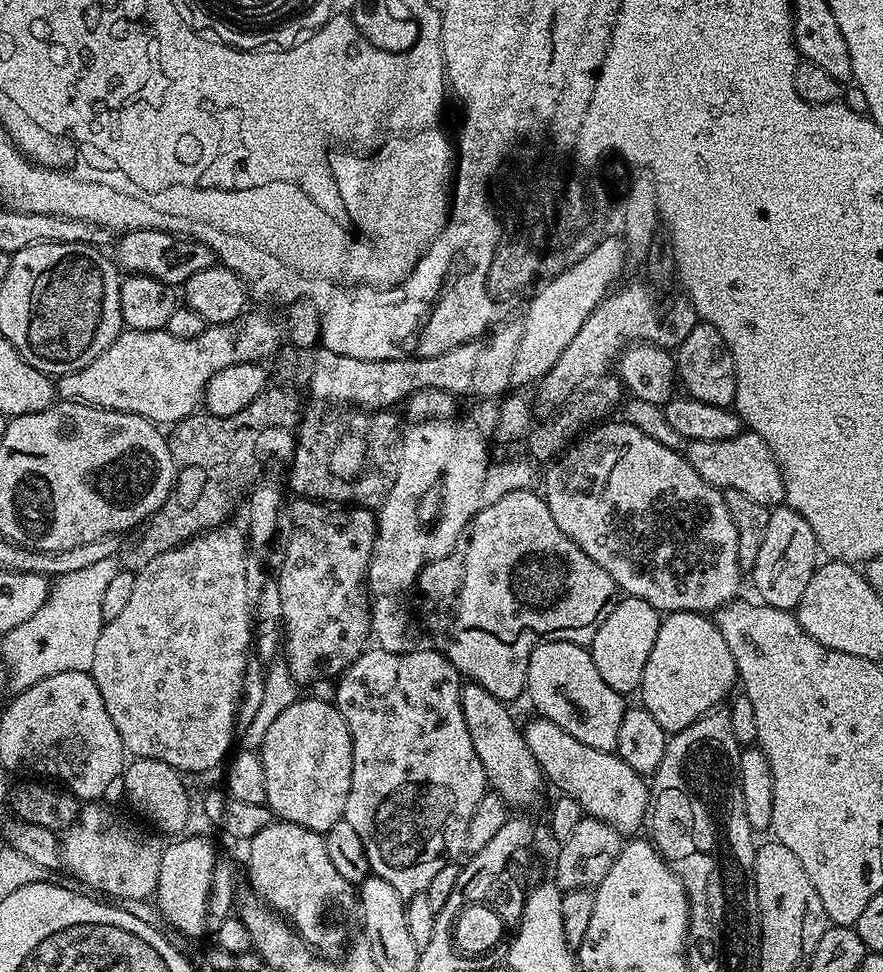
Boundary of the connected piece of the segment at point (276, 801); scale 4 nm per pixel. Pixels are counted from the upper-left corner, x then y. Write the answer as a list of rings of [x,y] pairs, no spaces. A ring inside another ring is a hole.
[[[298,698],[271,724],[258,751],[266,770],[266,803],[272,809],[273,817],[321,834],[344,819],[346,794],[350,794],[352,777],[352,739],[335,703]]]

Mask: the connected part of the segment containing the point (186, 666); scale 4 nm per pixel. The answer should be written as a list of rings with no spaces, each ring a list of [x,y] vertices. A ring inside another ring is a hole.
[[[228,522],[219,528],[200,533],[174,550],[166,550],[166,554],[158,554],[158,558],[152,559],[136,573],[134,590],[126,606],[118,613],[118,618],[107,621],[98,634],[98,646],[94,646],[94,666],[90,673],[102,694],[102,702],[106,702],[106,714],[110,714],[110,722],[114,722],[114,727],[122,738],[125,753],[136,758],[158,759],[176,768],[181,774],[203,774],[206,770],[220,768],[225,763],[238,737],[246,730],[246,726],[250,726],[250,722],[254,722],[254,713],[262,702],[265,669],[256,656],[252,642],[252,623],[246,610],[246,560],[245,533],[241,529],[239,532],[232,522]]]

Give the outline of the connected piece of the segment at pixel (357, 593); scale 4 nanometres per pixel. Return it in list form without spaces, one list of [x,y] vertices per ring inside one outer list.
[[[296,498],[293,501],[290,504],[290,546],[278,569],[282,594],[282,632],[286,637],[282,648],[285,653],[288,651],[286,663],[292,679],[297,685],[304,686],[323,676],[339,677],[369,647],[372,628],[370,593],[366,581],[372,547],[376,545],[378,516],[371,508],[337,506],[332,502],[307,498]]]

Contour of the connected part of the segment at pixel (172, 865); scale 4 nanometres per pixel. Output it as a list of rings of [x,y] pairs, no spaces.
[[[185,835],[183,838],[173,839],[170,843],[165,847],[164,853],[162,854],[162,866],[158,870],[158,882],[156,883],[156,891],[154,893],[154,901],[156,900],[156,904],[160,907],[160,912],[164,915],[164,920],[169,924],[170,927],[173,928],[176,932],[181,932],[184,936],[208,936],[211,937],[218,930],[218,926],[222,926],[222,922],[226,922],[226,918],[228,916],[233,915],[234,912],[234,904],[232,908],[232,868],[228,865],[228,860],[223,856],[222,853],[216,852],[216,848],[211,844],[210,841],[207,840],[204,836],[188,836]]]

